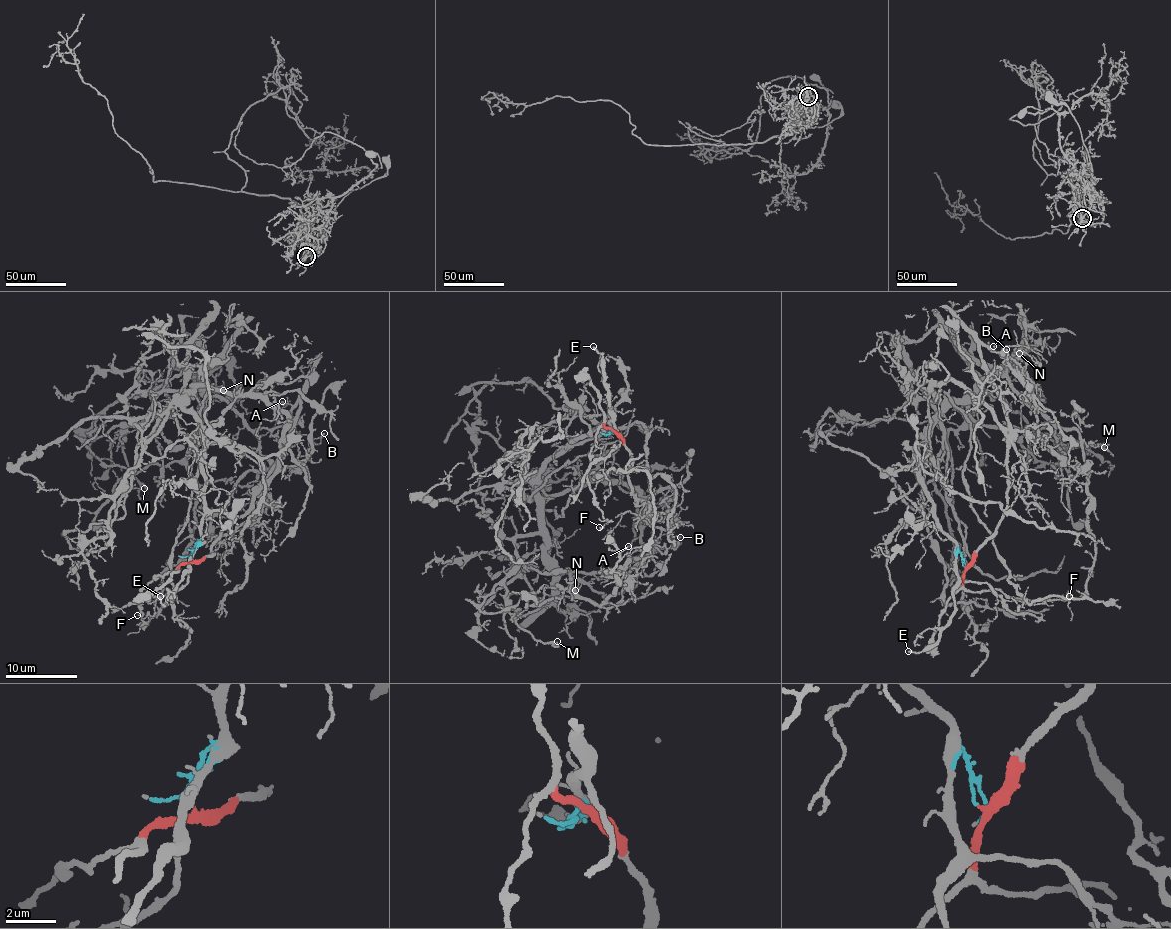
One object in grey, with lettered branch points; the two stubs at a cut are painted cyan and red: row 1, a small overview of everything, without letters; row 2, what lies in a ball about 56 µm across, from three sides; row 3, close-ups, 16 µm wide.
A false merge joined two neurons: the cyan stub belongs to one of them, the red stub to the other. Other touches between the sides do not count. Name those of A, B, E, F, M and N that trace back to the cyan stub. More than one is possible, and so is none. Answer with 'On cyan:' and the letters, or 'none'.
On cyan: E, M, N

